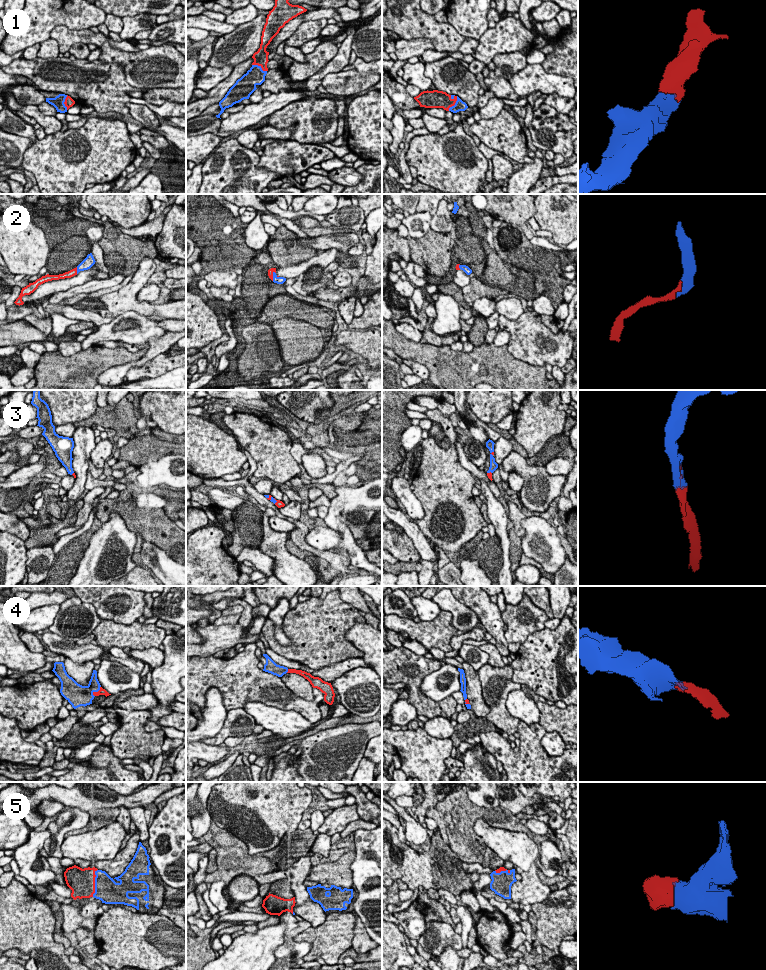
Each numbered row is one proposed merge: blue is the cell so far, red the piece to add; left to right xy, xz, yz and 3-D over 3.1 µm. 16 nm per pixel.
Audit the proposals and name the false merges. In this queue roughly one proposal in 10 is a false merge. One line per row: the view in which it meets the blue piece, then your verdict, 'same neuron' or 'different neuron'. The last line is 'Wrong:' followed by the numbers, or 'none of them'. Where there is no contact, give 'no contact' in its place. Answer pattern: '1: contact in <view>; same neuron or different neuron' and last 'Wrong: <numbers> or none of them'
1: contact in xz; same neuron
2: contact in xz; same neuron
3: contact in xz; same neuron
4: contact in xy; same neuron
5: contact in xy; same neuron
Wrong: none of them

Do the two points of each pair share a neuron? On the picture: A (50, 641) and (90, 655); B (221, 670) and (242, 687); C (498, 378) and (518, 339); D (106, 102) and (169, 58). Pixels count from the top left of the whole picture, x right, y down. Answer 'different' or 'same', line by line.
A: same
B: same
C: different
D: different

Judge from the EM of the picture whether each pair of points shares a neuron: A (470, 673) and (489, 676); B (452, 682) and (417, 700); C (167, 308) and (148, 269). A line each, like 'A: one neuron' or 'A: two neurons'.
A: two neurons
B: two neurons
C: one neuron

